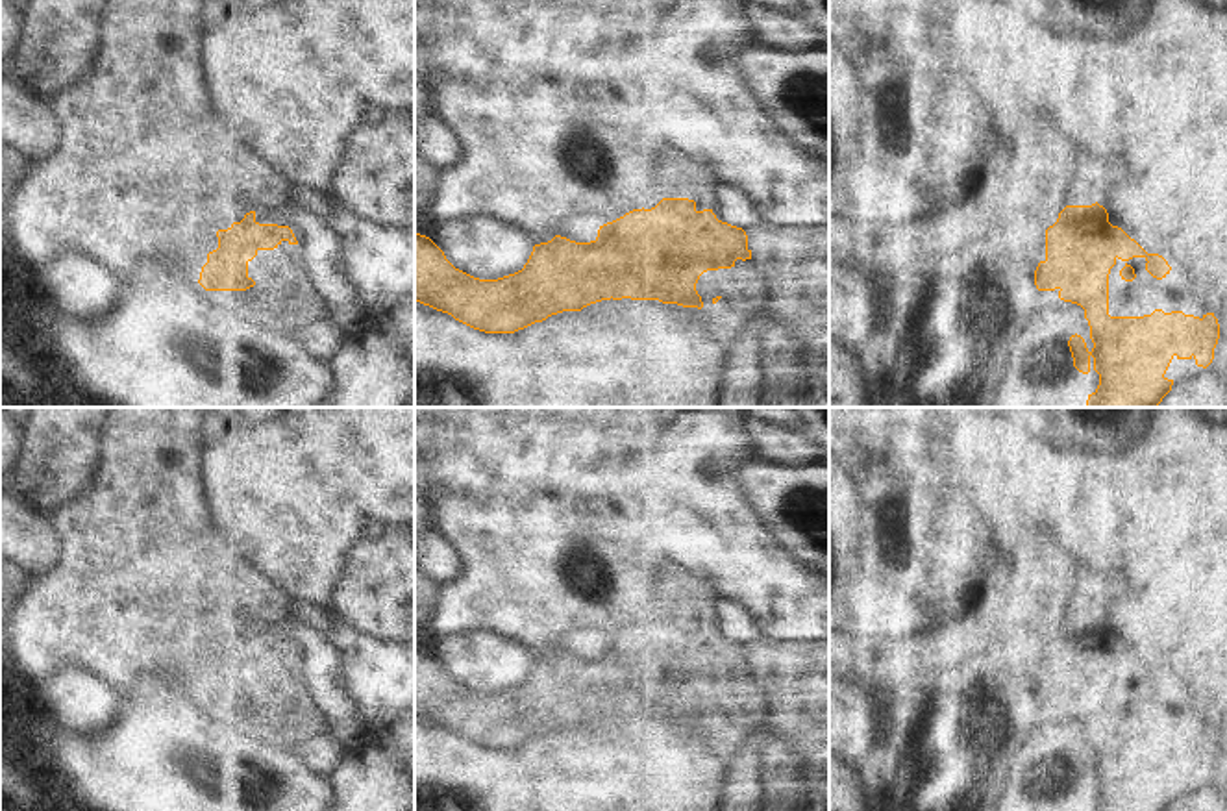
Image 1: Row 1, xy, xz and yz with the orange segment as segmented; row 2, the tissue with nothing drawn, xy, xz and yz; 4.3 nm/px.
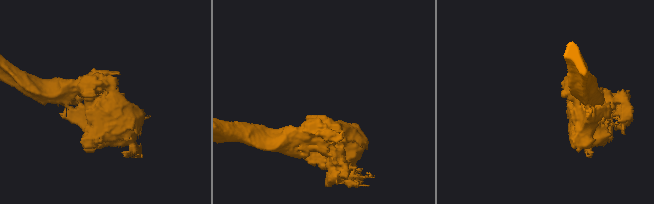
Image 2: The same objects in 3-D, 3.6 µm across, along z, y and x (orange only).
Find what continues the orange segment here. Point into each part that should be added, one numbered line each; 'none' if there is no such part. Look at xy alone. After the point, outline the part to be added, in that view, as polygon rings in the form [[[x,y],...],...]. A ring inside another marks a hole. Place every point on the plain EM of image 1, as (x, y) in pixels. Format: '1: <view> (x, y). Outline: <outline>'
none

